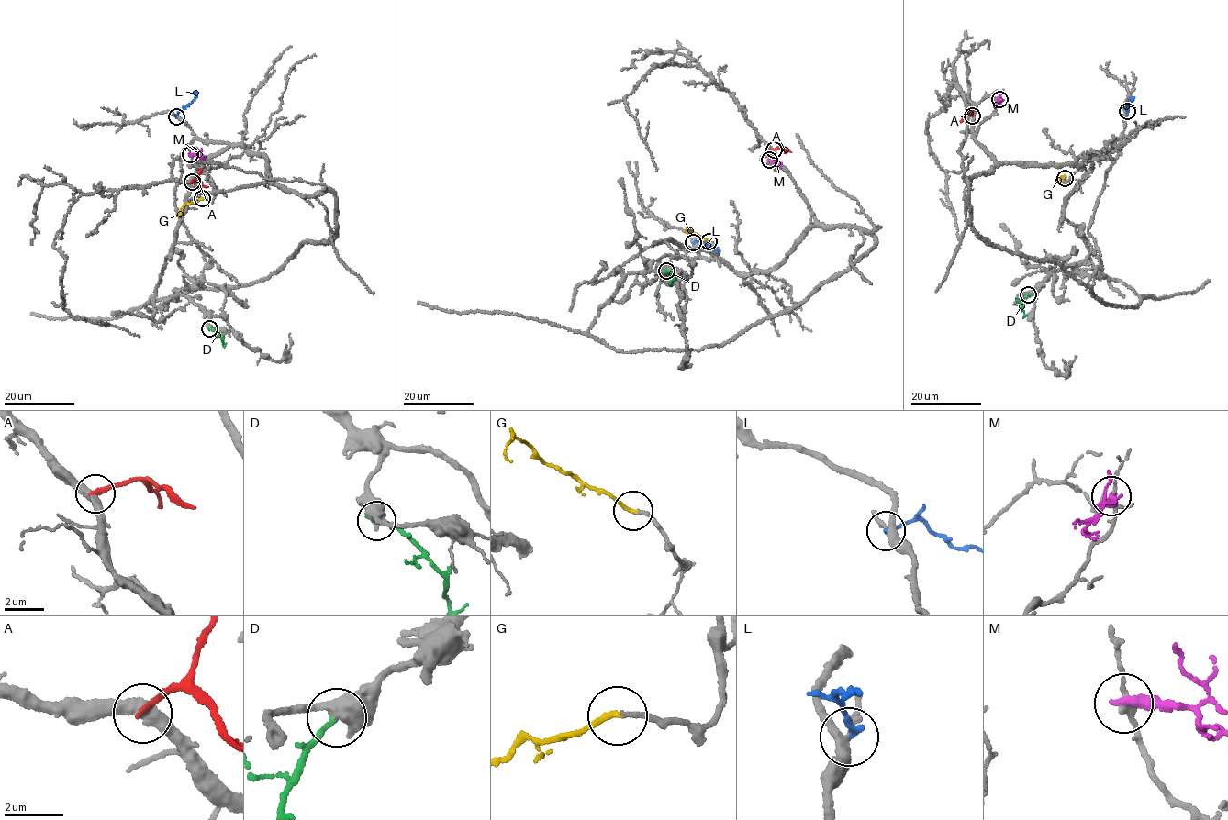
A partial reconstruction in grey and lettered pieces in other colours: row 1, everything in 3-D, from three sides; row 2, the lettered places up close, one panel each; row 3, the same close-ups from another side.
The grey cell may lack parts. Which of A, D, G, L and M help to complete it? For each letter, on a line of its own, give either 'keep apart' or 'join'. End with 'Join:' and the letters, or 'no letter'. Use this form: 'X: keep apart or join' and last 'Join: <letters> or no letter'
A: keep apart
D: keep apart
G: join
L: keep apart
M: keep apart
Join: G

